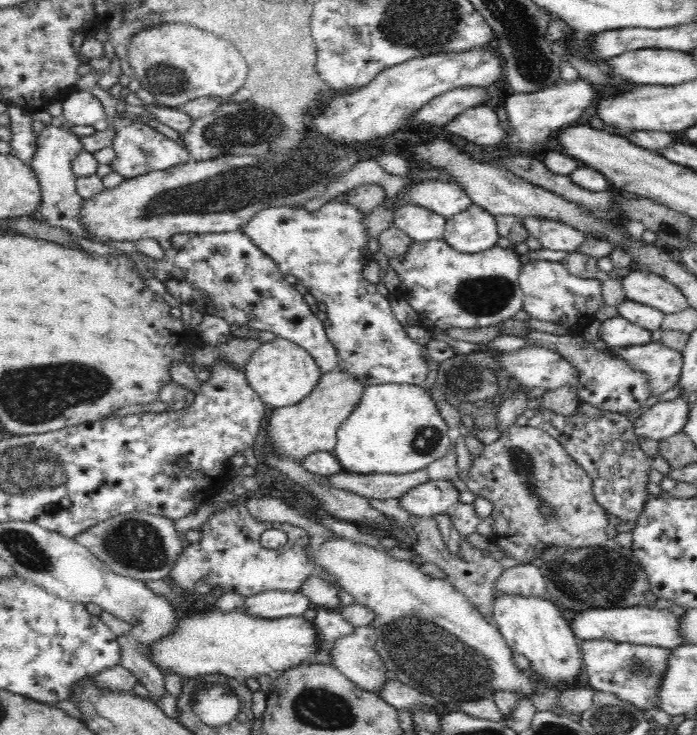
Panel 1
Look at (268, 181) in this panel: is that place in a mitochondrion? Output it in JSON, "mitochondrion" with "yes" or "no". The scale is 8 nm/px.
{"mitochondrion":"yes"}

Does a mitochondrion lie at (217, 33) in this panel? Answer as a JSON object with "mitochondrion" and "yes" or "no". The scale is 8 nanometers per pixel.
{"mitochondrion":"no"}

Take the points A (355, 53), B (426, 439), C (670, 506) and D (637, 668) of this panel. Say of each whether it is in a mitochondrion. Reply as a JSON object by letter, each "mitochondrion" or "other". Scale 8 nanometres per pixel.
{"A":"other","B":"mitochondrion","C":"other","D":"mitochondrion"}

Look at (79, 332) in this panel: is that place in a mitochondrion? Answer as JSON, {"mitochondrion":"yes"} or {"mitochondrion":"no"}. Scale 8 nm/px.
{"mitochondrion":"no"}

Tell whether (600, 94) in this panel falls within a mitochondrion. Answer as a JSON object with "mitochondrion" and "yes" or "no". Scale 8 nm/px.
{"mitochondrion":"no"}

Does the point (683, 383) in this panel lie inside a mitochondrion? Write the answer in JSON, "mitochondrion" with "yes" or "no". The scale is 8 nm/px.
{"mitochondrion":"no"}

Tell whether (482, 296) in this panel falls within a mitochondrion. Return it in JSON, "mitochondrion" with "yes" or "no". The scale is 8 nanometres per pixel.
{"mitochondrion":"yes"}

